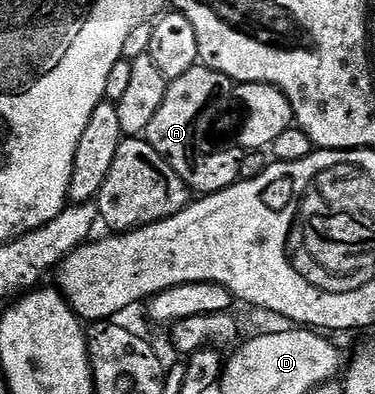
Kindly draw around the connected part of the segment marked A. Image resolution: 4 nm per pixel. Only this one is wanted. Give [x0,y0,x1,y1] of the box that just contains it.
[145,65,245,196]

